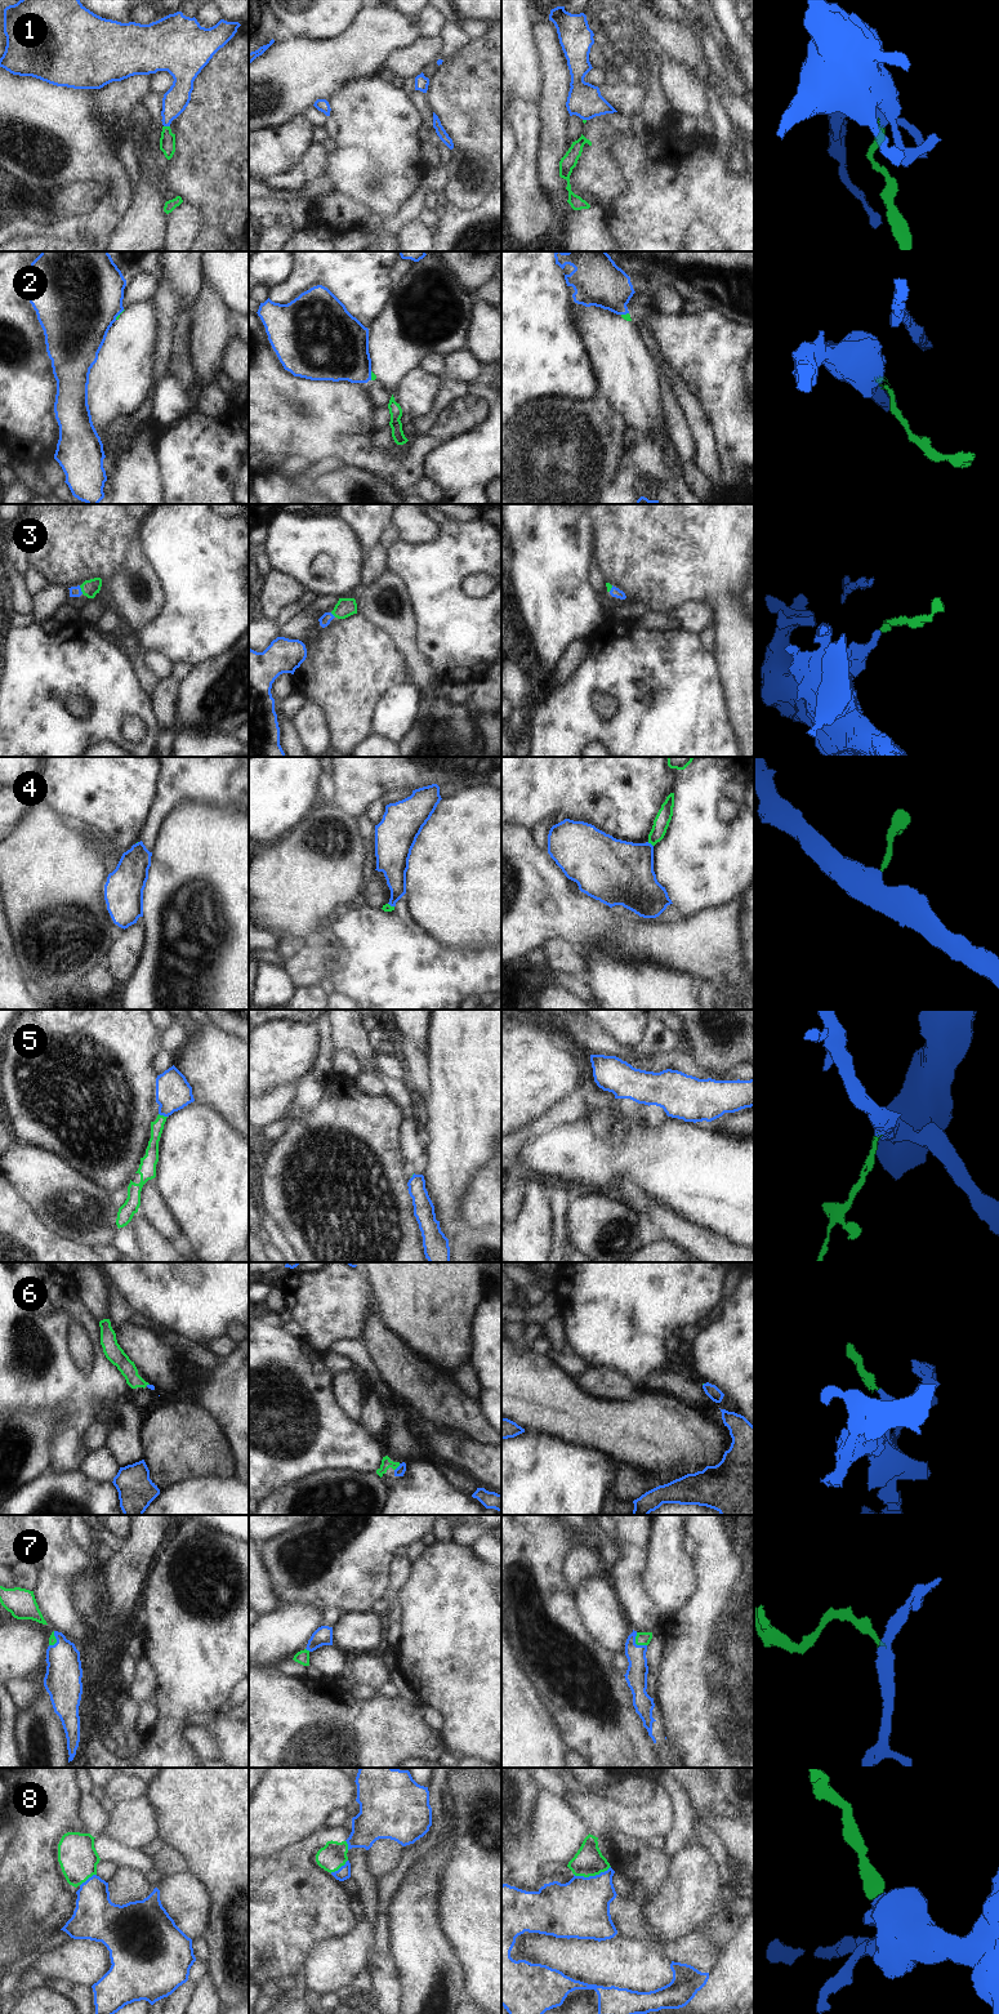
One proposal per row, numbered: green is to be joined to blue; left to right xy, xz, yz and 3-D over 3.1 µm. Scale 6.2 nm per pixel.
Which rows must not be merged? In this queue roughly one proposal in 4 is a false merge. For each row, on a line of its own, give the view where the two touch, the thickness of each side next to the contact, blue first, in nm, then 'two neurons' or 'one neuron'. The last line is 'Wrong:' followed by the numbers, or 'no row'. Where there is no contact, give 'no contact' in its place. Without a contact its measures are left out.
1: xy | 160/100 nm | one neuron
2: xy | 480/20 nm | two neurons
3: xy | 60/110 nm | one neuron
4: yz | 380/100 nm | one neuron
5: xy | 220/80 nm | one neuron
6: xz | 60/60 nm | one neuron
7: yz | 140/80 nm | one neuron
8: yz | 360/180 nm | one neuron
Wrong: 2

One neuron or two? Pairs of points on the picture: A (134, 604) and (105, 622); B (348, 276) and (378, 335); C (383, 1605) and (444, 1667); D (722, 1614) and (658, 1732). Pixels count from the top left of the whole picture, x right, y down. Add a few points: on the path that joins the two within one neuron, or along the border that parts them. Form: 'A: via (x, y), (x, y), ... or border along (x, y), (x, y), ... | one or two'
A: border along (108, 605), (119, 614) | two
B: border along (391, 299), (386, 310), (368, 328) | two
C: border along (391, 1596), (395, 1603) | two
D: border along (660, 1721), (665, 1736) | two

